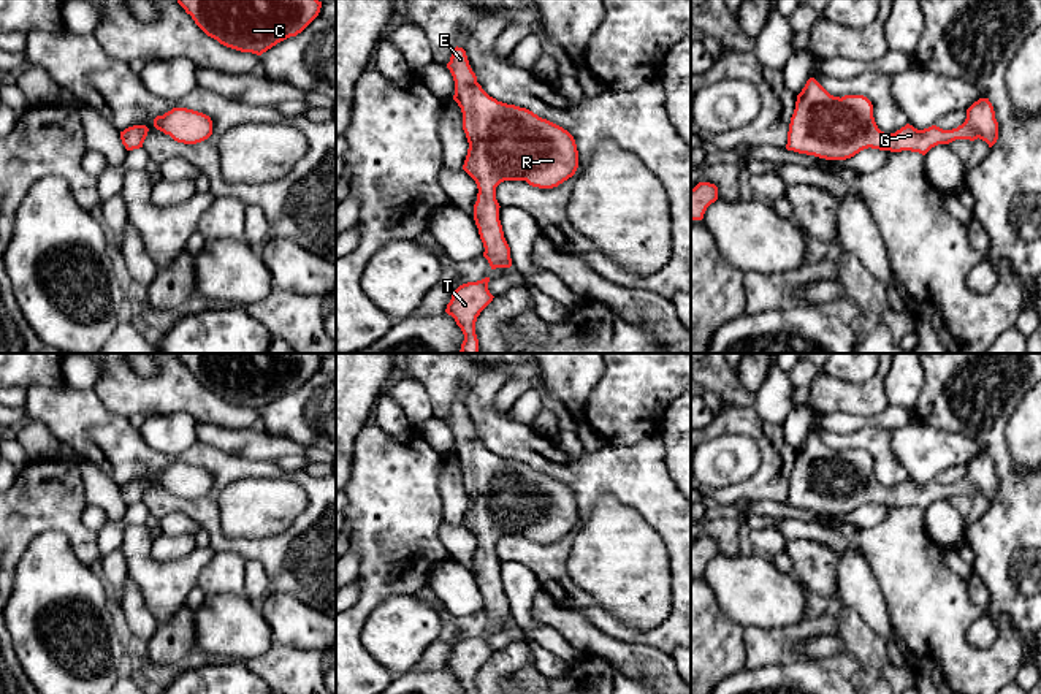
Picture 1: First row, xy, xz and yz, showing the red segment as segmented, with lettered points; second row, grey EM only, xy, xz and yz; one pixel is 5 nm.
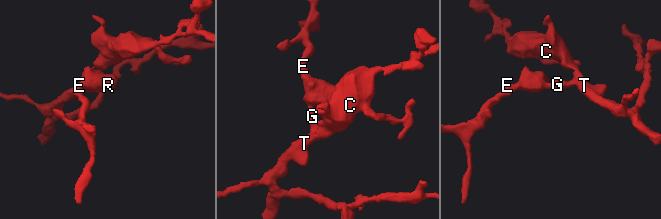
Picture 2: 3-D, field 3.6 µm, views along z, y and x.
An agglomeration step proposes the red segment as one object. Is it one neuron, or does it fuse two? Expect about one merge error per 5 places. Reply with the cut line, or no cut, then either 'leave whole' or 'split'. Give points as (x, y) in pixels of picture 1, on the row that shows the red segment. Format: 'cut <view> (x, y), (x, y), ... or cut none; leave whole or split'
cut none; leave whole

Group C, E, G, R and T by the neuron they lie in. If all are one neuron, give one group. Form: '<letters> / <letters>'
C E G R T

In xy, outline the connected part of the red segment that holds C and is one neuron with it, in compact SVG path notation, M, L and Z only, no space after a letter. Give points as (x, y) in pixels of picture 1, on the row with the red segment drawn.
M177 0L177 3L208 36L227 48L257 55L301 33L322 8L318 0Z

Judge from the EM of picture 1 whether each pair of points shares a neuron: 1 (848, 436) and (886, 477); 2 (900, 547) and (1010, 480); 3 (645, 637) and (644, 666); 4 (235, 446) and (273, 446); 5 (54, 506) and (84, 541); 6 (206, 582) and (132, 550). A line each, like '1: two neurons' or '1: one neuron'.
1: one neuron
2: two neurons
3: two neurons
4: one neuron
5: one neuron
6: two neurons

